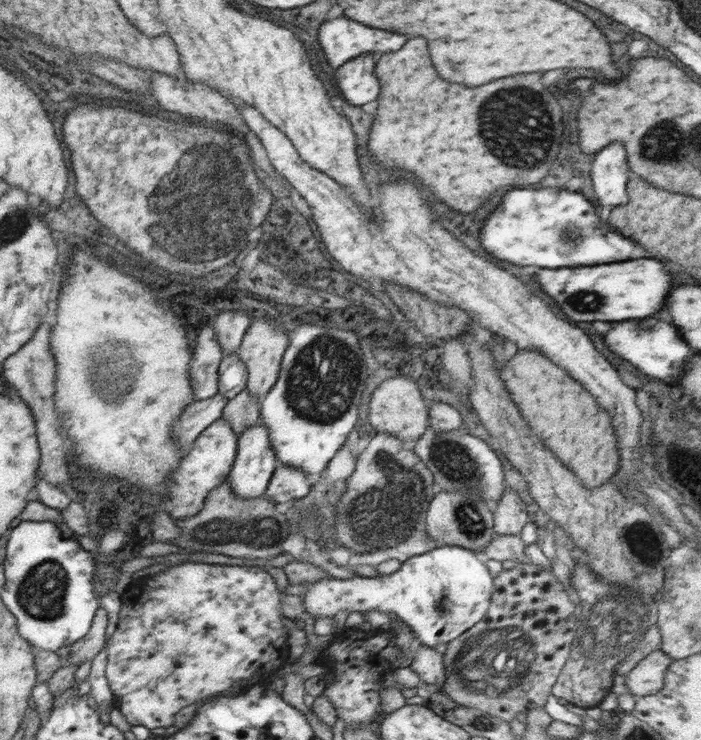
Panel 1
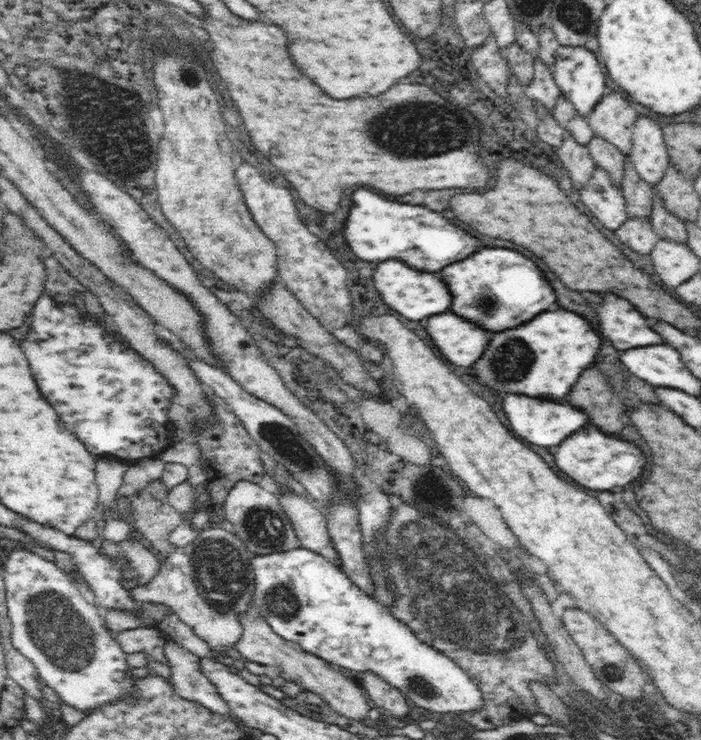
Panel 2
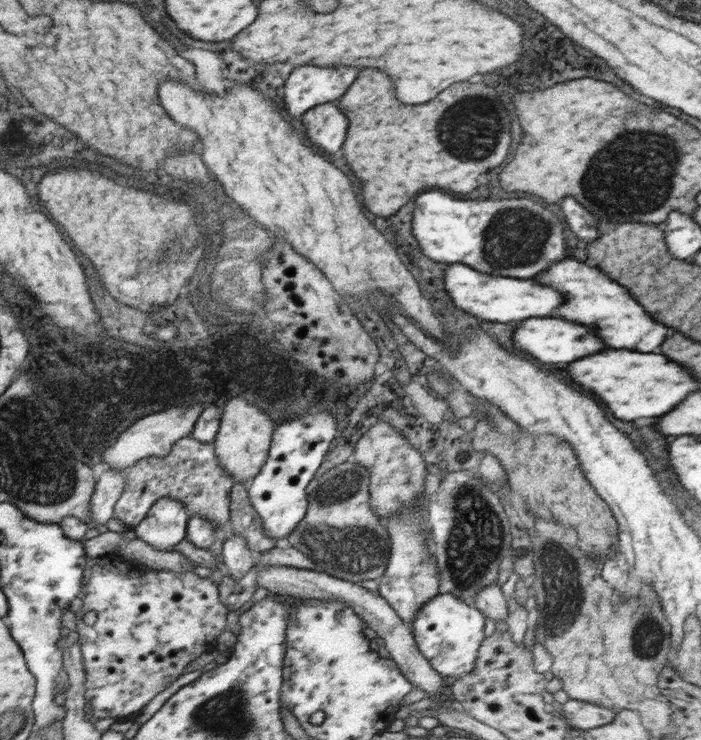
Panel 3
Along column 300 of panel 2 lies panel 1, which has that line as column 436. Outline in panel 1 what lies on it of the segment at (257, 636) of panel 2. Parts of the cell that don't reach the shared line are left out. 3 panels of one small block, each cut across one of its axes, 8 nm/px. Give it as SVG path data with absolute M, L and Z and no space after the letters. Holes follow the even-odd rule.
M422 644L418 647L418 653L409 667L422 682L428 683L428 688L433 684L442 687L447 677L443 658L444 654Z

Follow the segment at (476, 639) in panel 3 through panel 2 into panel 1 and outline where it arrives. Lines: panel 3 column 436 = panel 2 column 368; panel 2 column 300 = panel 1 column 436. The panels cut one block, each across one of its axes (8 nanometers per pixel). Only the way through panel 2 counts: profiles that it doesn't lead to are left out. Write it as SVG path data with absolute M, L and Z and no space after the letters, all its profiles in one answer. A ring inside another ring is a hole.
M439 546L428 552L411 556L401 562L399 570L390 575L361 577L357 575L348 579L324 577L319 581L307 583L303 605L306 612L315 619L336 616L338 612L368 612L378 610L384 614L396 614L397 618L410 627L421 644L436 648L438 644L448 644L470 630L477 622L485 618L491 605L493 577L479 553L461 546Z

